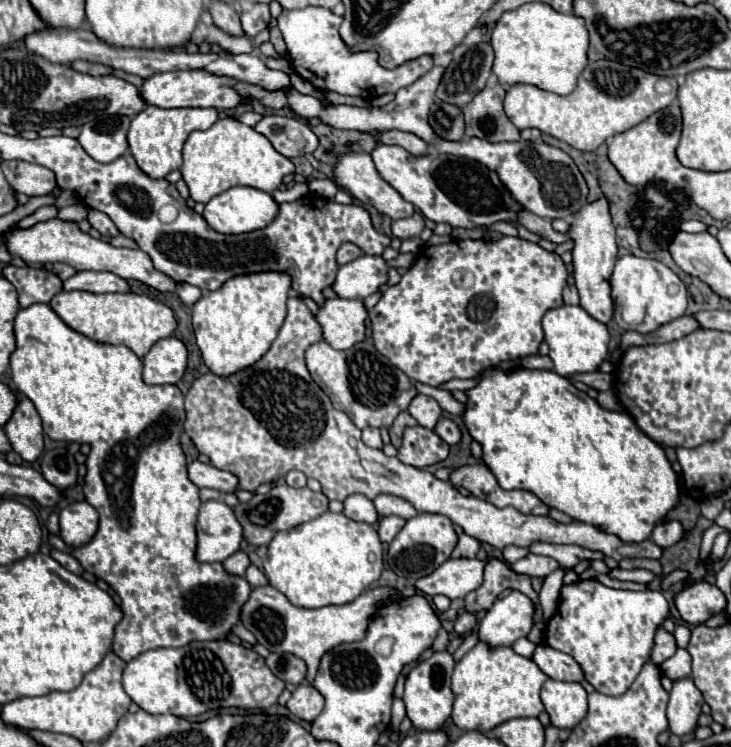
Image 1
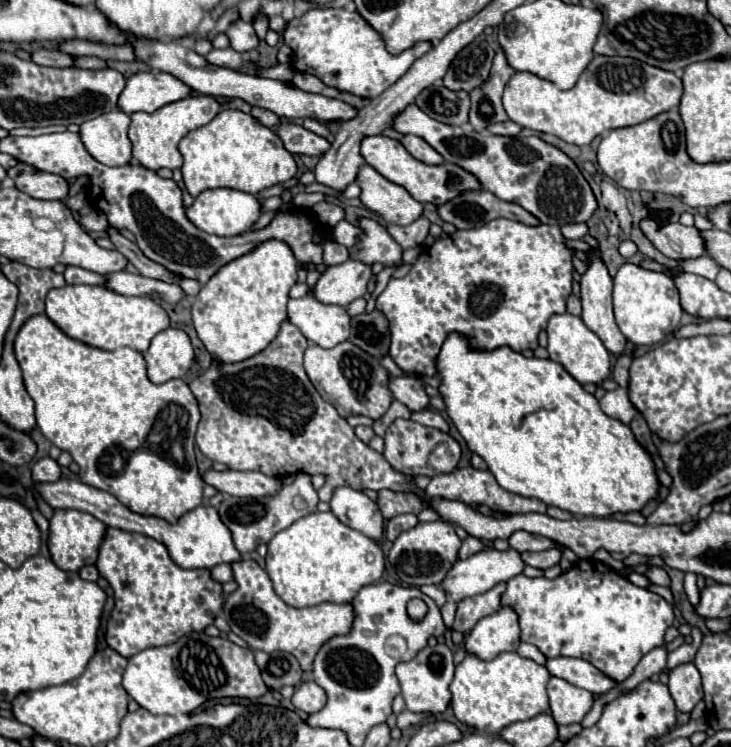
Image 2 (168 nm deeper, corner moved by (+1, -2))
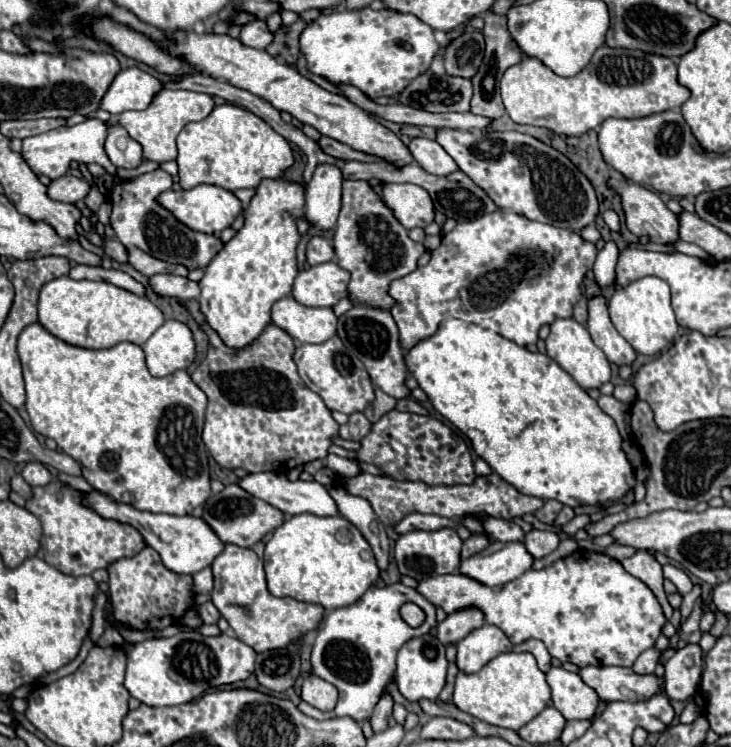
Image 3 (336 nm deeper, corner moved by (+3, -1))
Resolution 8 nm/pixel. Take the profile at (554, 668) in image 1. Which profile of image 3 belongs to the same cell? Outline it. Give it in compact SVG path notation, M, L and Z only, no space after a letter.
M585 666L579 674L605 702L639 702L663 694L663 678L655 674L635 674L631 668Z

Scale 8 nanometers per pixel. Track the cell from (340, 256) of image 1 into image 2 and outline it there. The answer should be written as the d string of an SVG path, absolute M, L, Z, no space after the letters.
M327 239L323 243L323 261L325 265L339 265L339 263L345 263L351 255L349 255L349 249L345 245L339 245L337 241L331 241Z

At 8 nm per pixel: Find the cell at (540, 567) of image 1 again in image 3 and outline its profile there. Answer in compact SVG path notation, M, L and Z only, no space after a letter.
M531 530L525 534L525 546L533 558L543 558L559 546L561 538L551 530Z

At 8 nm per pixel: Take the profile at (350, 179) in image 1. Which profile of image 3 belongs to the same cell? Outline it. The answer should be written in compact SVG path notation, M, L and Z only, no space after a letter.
M385 184L383 200L407 228L425 228L435 220L435 208L429 192L415 184Z

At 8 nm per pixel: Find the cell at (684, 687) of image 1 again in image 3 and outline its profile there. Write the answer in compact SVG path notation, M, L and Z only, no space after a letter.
M687 644L665 664L665 692L671 700L687 700L697 692L703 670L703 650L699 644Z

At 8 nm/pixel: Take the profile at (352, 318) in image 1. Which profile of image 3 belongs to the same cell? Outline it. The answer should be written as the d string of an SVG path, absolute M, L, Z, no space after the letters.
M291 296L273 304L271 322L301 344L321 344L329 340L337 328L337 316L331 308L307 308Z

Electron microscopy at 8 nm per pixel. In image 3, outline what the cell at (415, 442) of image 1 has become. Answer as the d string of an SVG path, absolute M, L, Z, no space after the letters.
M391 410L371 432L361 440L357 458L375 464L383 474L393 480L419 480L431 486L447 484L471 484L475 480L475 466L463 436L455 434L449 426L433 416L421 416L411 412Z

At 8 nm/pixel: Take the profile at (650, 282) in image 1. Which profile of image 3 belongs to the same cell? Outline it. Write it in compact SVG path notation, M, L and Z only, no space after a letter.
M655 276L641 278L627 288L617 290L609 302L609 316L617 332L635 348L635 352L645 356L659 354L663 348L667 348L679 330L671 308L669 284Z

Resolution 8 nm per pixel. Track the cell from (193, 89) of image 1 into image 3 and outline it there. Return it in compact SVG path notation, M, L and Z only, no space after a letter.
M137 66L121 70L109 84L101 100L101 110L113 116L125 110L145 110L159 90L161 82Z

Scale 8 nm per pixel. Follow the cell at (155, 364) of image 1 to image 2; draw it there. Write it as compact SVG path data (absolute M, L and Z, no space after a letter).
M165 329L157 333L145 351L147 377L151 383L167 383L183 377L193 361L193 347L185 331Z

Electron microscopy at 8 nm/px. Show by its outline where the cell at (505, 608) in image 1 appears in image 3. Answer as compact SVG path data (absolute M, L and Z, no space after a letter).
M483 624L457 644L457 668L465 674L479 672L489 660L503 652L511 652L513 644L501 628Z

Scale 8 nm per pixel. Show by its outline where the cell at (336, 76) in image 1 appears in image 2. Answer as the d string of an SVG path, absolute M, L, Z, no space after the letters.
M309 9L303 17L287 21L283 41L293 49L295 71L315 75L327 87L365 99L375 99L387 91L419 57L431 49L431 43L415 43L399 55L389 55L381 35L371 29L359 13L349 13L347 9Z

